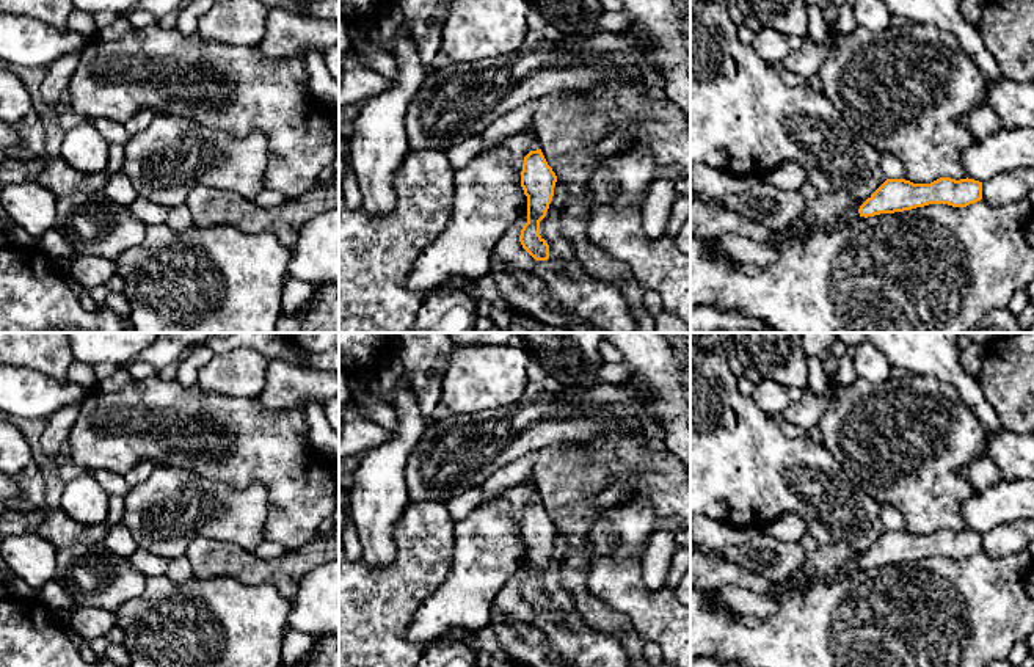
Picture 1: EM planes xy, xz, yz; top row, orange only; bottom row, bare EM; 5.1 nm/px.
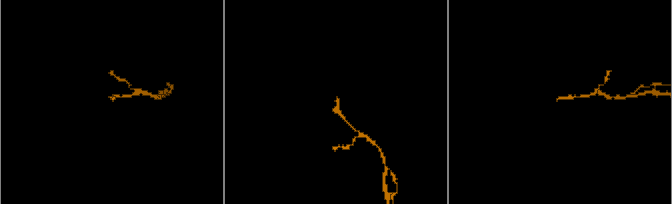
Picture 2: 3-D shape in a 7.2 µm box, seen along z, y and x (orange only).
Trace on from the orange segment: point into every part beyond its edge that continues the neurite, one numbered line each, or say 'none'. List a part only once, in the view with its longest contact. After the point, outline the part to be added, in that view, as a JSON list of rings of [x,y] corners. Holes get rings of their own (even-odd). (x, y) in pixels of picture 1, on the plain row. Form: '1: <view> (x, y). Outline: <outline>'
1: yz (851, 568). Outline: [[[850,562],[850,563],[847,563],[847,565],[844,565],[844,567],[836,573],[836,576],[832,579],[830,584],[836,584],[836,582],[846,579],[847,576],[855,574],[858,570],[860,570],[858,562]]]

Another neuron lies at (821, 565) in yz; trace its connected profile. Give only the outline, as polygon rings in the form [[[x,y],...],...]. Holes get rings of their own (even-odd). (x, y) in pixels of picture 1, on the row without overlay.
[[[844,541],[821,545],[814,552],[806,554],[803,567],[791,578],[830,584],[844,565],[858,562],[863,554]]]

